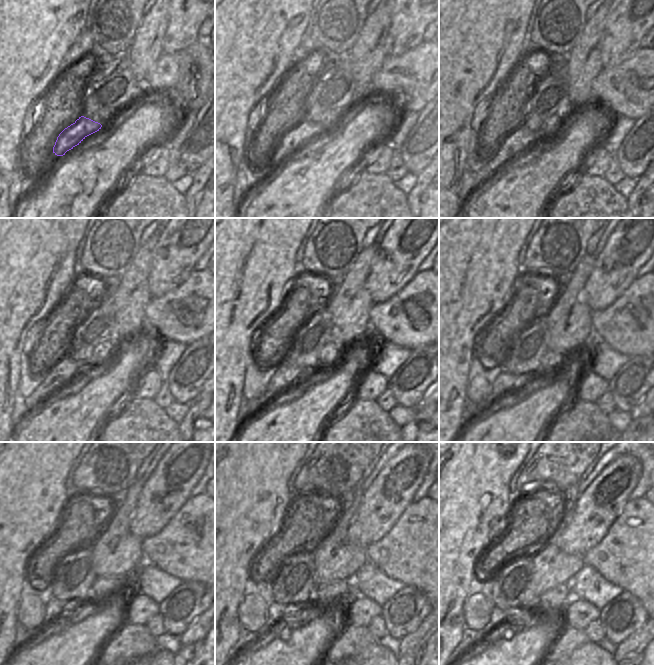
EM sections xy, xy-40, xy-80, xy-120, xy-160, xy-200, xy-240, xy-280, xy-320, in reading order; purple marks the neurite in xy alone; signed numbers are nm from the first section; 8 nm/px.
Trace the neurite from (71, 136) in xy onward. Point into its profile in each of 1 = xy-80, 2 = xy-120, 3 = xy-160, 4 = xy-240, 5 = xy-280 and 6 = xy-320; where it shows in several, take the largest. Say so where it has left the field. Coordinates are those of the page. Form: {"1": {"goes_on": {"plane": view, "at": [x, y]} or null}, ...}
{"1": {"goes_on": {"plane": "xy-80", "at": [515, 142]}}, "2": {"goes_on": {"plane": "xy-120", "at": [60, 373]}}, "3": {"goes_on": {"plane": "xy-160", "at": [286, 374]}}, "4": {"goes_on": {"plane": "xy-240", "at": [54, 608]}}, "5": {"goes_on": {"plane": "xy-280", "at": [276, 611]}}, "6": {"goes_on": {"plane": "xy-320", "at": [469, 637]}}}

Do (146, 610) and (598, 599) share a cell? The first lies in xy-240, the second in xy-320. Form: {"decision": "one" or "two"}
{"decision": "two"}

